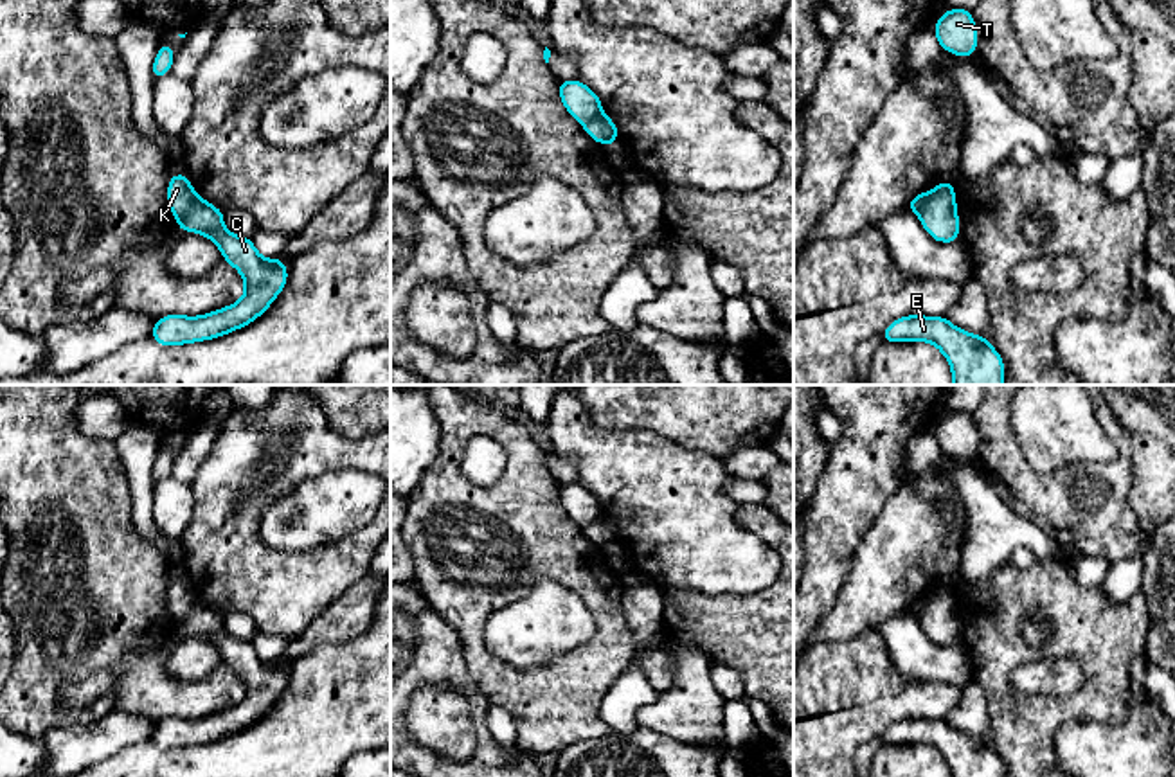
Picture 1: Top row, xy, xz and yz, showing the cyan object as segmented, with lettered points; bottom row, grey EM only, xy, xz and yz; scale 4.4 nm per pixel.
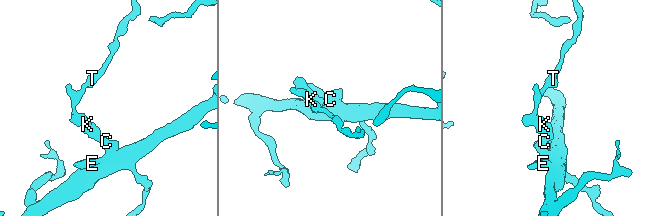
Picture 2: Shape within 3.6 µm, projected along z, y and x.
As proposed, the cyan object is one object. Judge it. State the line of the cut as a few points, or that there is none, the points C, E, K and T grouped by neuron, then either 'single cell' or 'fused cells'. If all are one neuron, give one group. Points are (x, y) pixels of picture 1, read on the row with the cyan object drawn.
xy (197, 195), (191, 209), (179, 223) | C E / K T | fused cells

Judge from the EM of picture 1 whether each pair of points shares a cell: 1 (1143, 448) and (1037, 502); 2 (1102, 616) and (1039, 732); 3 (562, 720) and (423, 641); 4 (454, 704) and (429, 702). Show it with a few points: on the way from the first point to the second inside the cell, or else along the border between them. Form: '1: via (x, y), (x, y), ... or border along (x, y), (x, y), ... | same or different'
1: border along (1114, 416), (1127, 432), (1129, 499) | different
2: via (1102, 646), (1102, 678), (1069, 707) | same
3: border along (448, 625), (459, 637), (466, 682), (472, 687) | different
4: via (448, 704), (434, 704) | same

